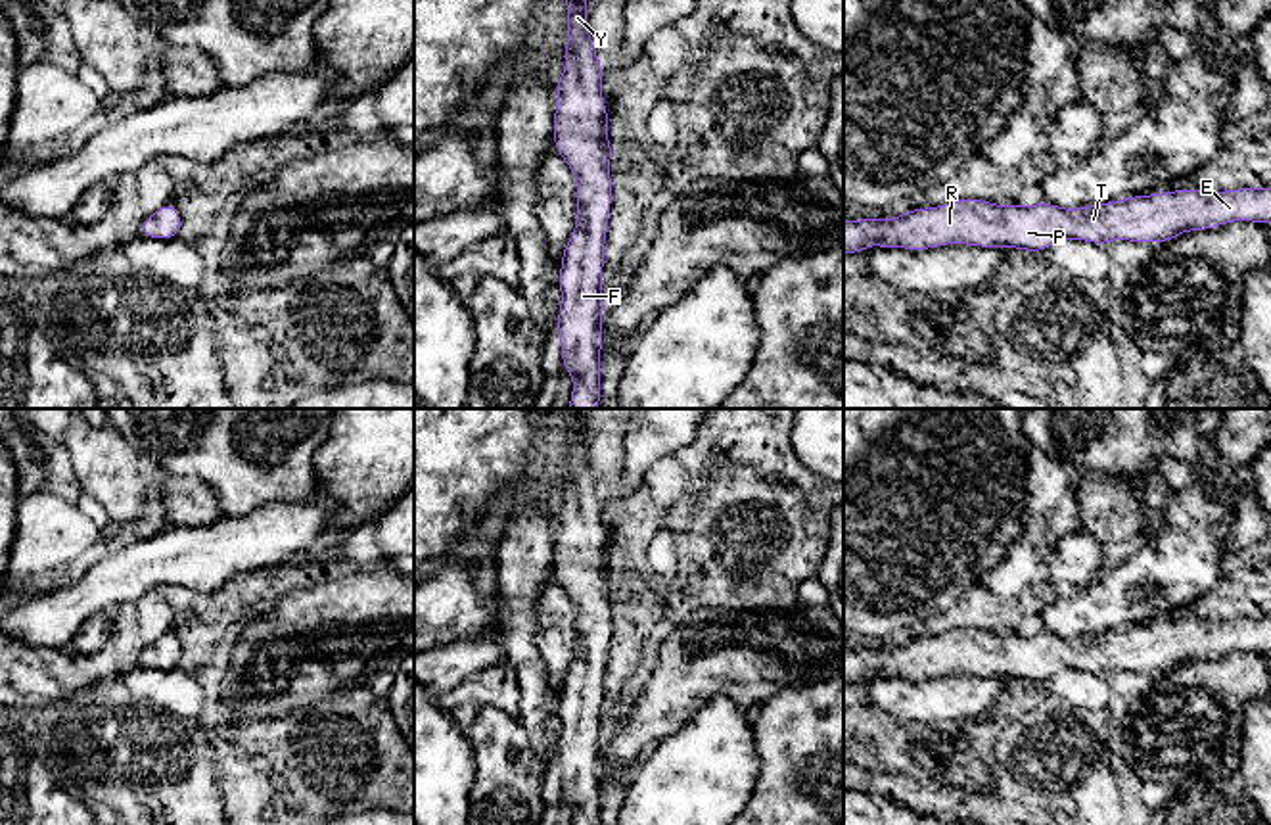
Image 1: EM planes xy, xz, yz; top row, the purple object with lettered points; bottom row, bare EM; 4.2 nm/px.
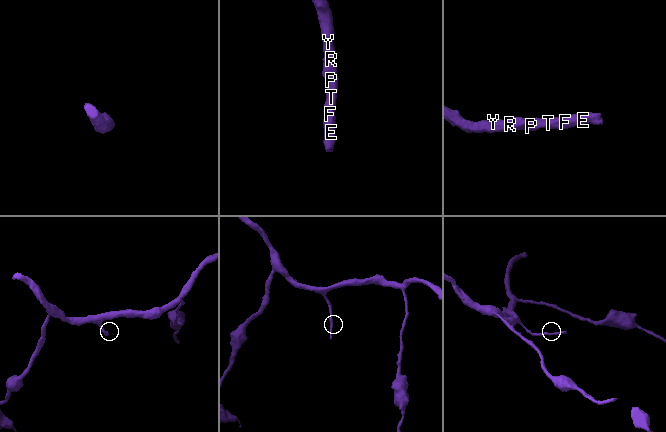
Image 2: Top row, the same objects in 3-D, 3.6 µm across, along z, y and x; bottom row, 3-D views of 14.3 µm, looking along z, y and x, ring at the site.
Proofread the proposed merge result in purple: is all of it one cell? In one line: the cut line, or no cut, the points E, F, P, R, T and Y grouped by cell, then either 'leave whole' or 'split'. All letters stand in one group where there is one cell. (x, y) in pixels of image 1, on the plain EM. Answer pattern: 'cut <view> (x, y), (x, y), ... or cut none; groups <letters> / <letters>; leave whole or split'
cut none; groups E F P R T Y; leave whole

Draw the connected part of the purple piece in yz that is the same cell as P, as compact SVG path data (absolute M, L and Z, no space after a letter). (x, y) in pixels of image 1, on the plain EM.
M1185 618L1077 639L1049 631L1024 637L976 627L955 629L939 637L907 639L895 648L843 650L843 683L865 683L870 673L911 681L964 673L1033 683L1068 668L1098 675L1112 670L1167 673L1183 662L1233 650L1271 652L1271 618L1225 622Z

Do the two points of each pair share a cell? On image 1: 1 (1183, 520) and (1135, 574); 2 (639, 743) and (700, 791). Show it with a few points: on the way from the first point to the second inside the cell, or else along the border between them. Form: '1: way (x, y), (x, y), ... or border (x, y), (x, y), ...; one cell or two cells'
1: way (1179, 536), (1151, 565); one cell
2: border (685, 724), (668, 733), (637, 766); two cells

